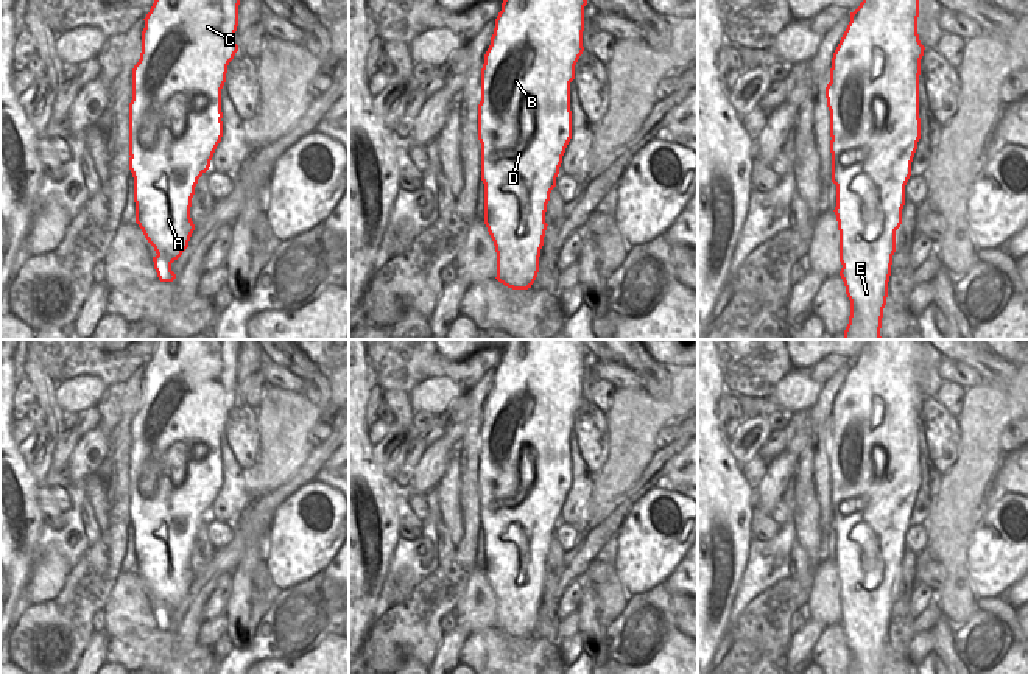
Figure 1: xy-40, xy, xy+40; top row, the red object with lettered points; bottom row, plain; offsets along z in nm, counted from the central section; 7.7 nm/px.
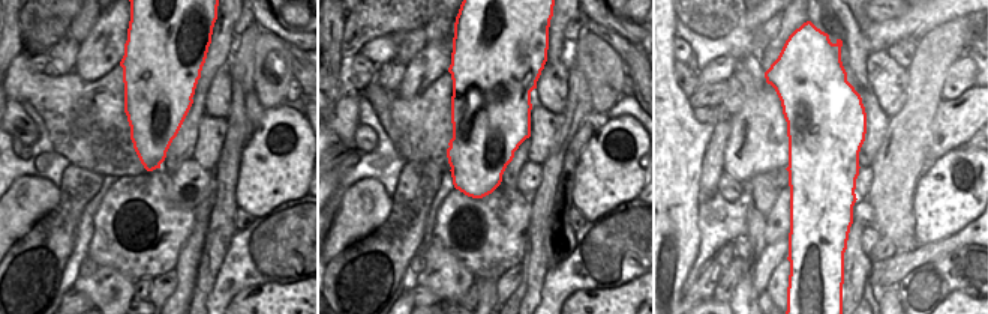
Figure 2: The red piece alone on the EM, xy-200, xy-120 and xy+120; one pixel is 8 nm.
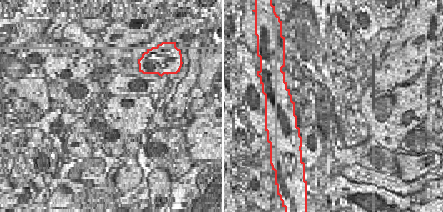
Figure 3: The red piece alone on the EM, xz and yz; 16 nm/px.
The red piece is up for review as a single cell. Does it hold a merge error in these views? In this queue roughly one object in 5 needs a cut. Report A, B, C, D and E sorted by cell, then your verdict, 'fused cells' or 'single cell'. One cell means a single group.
groups A B C D E; single cell

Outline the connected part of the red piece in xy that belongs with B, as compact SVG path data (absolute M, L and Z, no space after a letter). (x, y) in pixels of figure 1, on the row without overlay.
M509 339L495 367L481 417L478 489L484 573L497 601L497 629L528 638L539 621L545 560L572 487L570 431L584 400L584 355L578 339Z

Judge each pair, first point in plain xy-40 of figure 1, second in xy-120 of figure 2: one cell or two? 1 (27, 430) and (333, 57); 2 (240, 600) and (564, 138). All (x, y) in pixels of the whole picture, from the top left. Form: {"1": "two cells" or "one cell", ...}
{"1": "one cell", "2": "two cells"}

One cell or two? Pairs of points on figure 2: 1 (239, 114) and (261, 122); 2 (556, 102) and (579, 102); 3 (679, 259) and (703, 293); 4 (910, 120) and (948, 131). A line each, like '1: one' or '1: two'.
1: two
2: two
3: two
4: two

